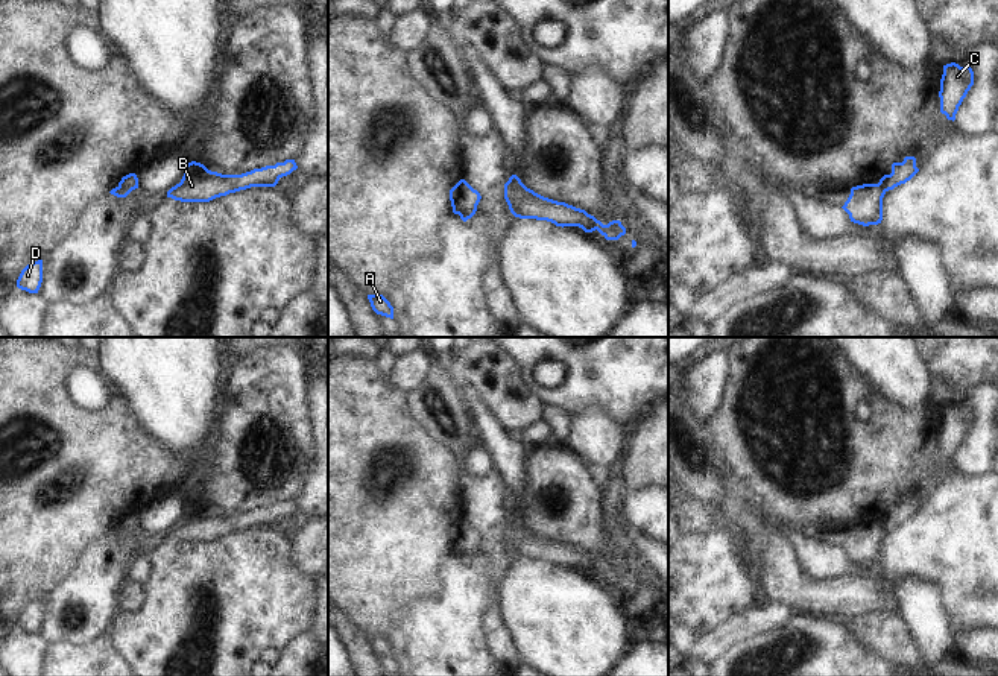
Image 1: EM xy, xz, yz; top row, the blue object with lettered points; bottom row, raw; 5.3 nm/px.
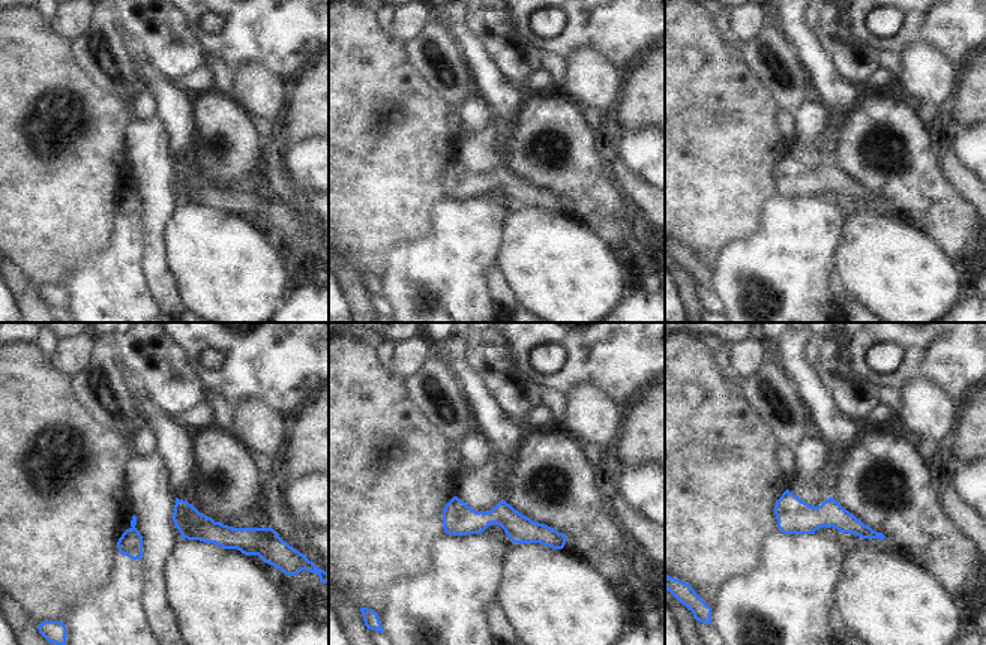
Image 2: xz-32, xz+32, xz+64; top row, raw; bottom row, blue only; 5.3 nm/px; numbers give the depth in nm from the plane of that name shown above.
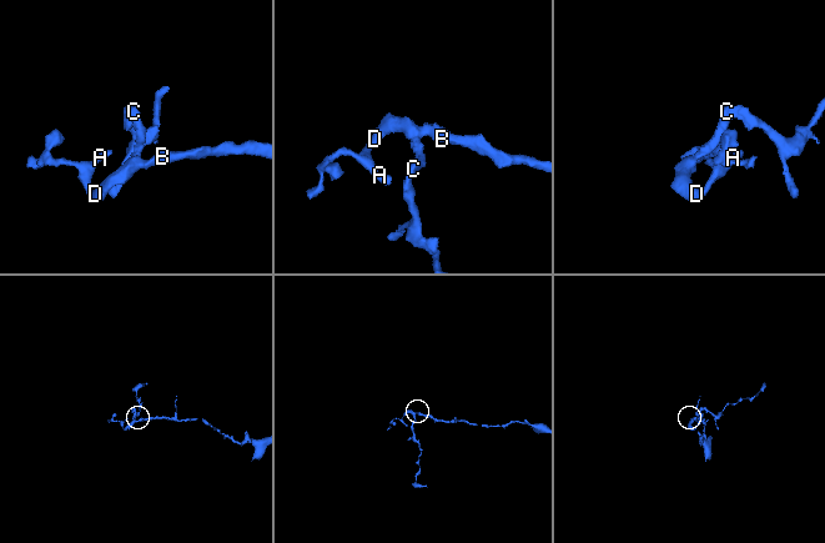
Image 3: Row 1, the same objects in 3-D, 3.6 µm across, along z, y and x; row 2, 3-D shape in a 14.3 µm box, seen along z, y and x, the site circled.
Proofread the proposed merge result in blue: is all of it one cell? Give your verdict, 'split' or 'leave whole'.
split

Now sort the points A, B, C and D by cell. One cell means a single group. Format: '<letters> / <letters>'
A B D / C

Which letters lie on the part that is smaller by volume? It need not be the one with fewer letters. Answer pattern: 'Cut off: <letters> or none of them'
Cut off: C

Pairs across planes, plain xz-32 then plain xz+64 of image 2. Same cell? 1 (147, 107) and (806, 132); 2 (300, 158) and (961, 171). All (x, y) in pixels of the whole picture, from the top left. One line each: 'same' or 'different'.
1: same
2: different

